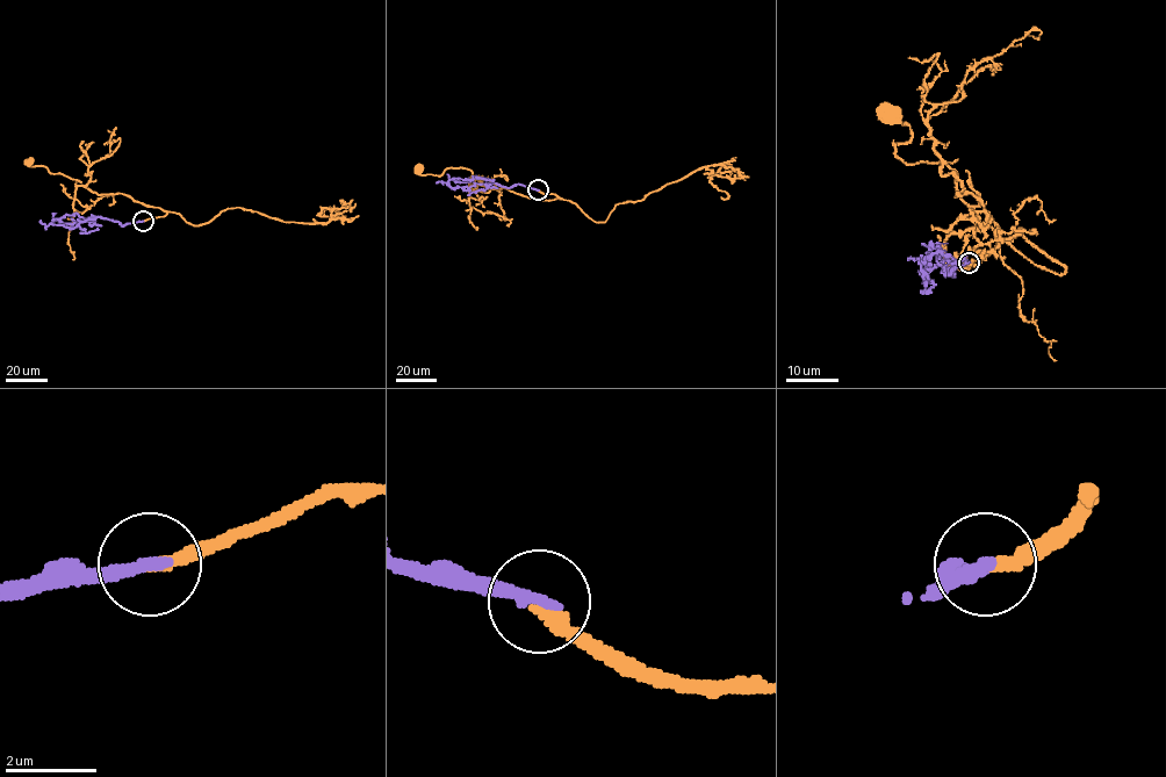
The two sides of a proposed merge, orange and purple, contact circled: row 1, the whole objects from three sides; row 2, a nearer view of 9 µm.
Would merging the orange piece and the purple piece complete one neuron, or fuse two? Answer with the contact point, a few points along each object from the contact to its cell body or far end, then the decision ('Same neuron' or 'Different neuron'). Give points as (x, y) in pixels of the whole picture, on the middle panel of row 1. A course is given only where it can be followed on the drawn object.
Place: (538, 189). Course of orange: (538, 191), (561, 199), (527, 198), (504, 188), (470, 191), (473, 173), (461, 167), (440, 175), (419, 170). Course of purple: (538, 189), (520, 184), (506, 187), (476, 177), (451, 179), (447, 182), (452, 189). Same neuron

